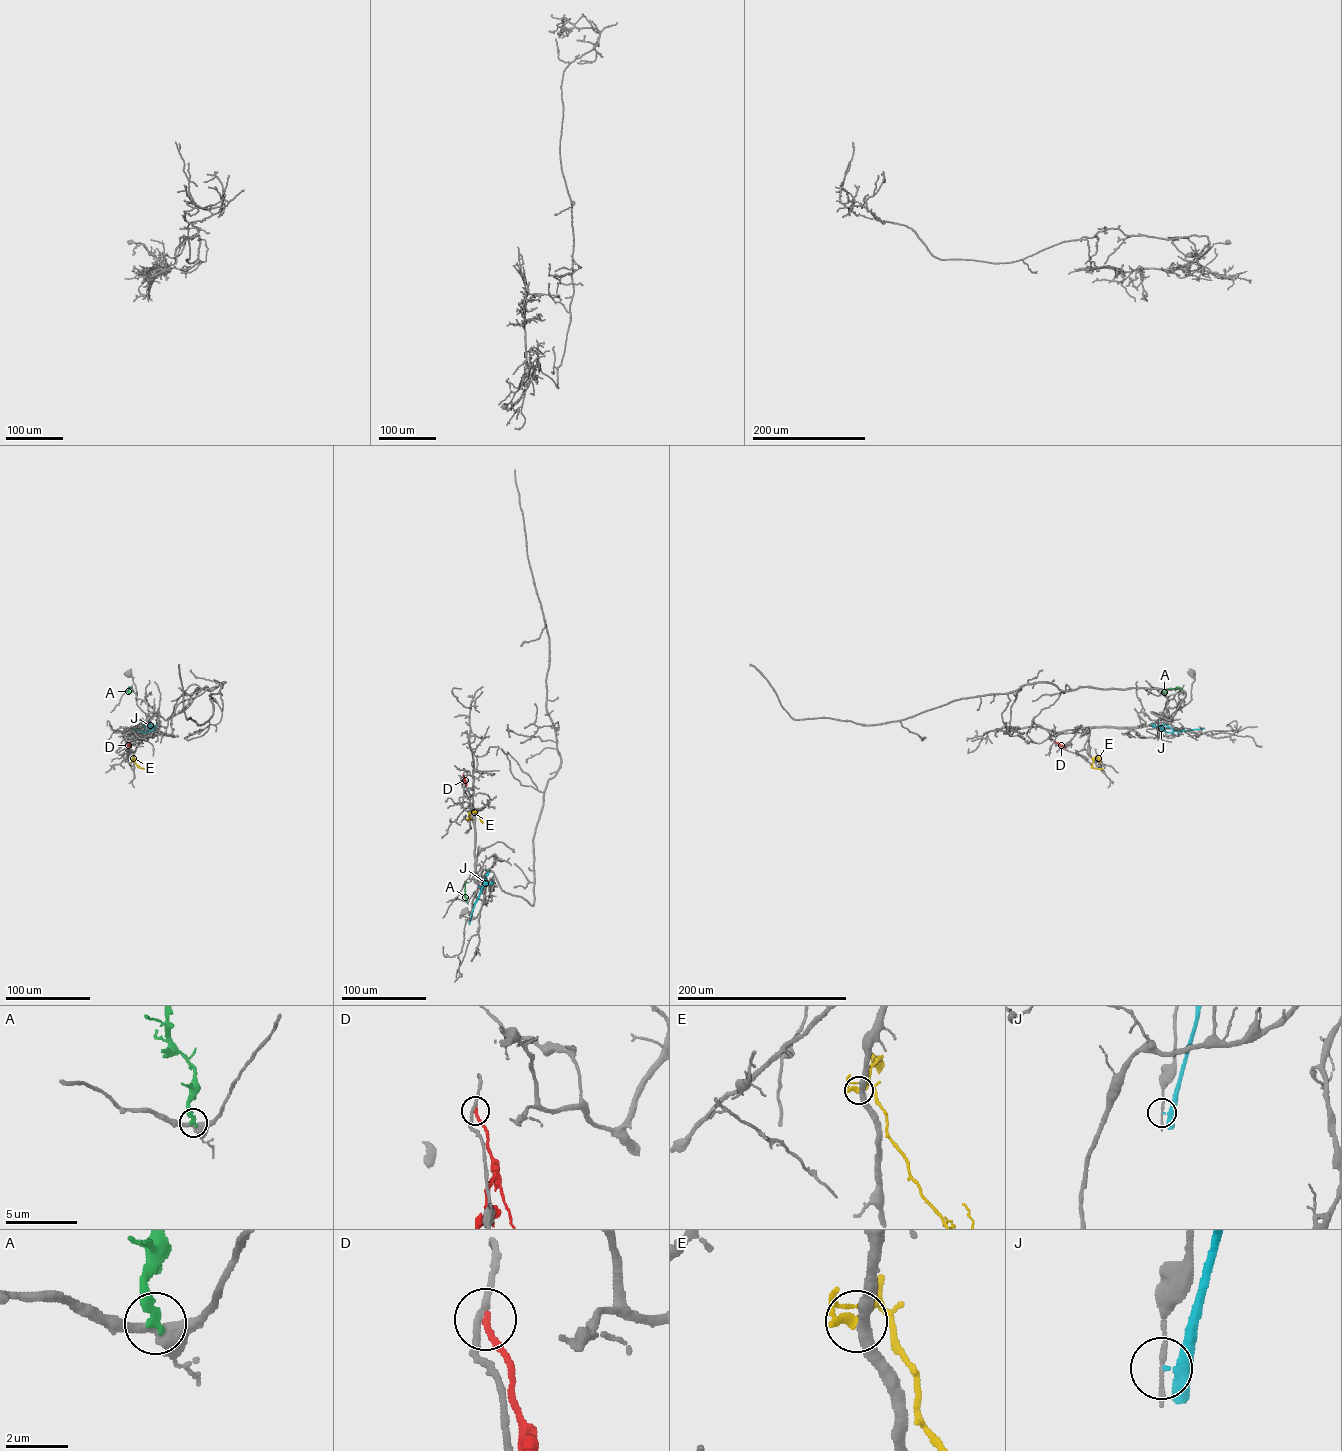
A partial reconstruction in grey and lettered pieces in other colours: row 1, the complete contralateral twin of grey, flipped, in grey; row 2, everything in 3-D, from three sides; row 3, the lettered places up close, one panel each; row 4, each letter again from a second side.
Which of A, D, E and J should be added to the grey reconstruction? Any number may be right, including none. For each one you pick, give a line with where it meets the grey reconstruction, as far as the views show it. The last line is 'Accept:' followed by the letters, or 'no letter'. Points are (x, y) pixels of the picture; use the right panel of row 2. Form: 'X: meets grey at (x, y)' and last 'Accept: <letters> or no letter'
Accept: no letter

